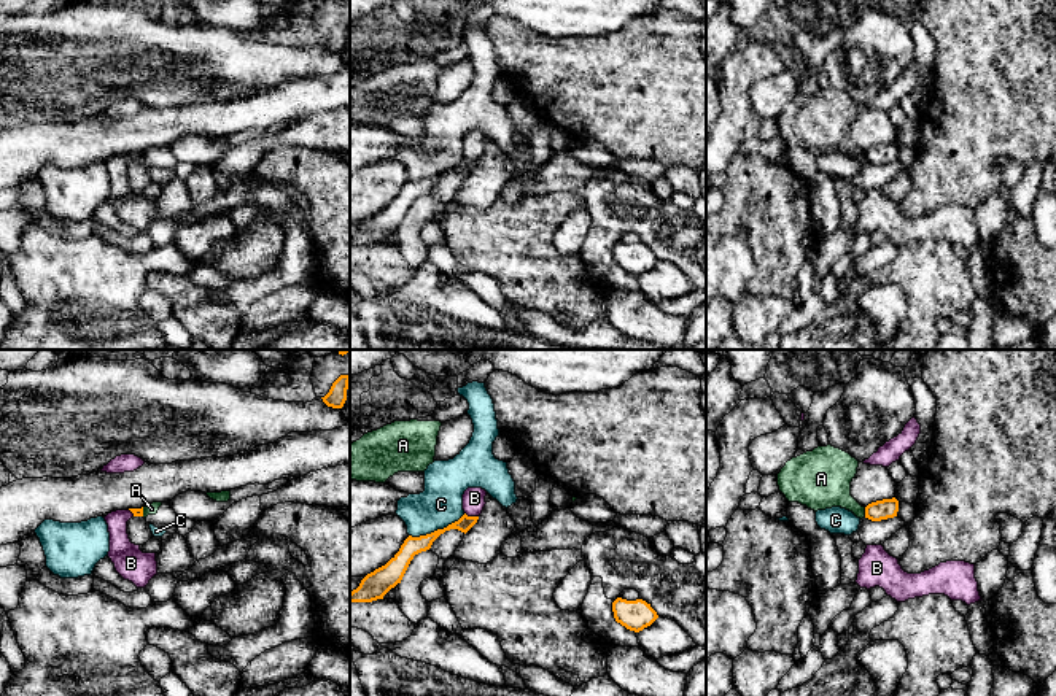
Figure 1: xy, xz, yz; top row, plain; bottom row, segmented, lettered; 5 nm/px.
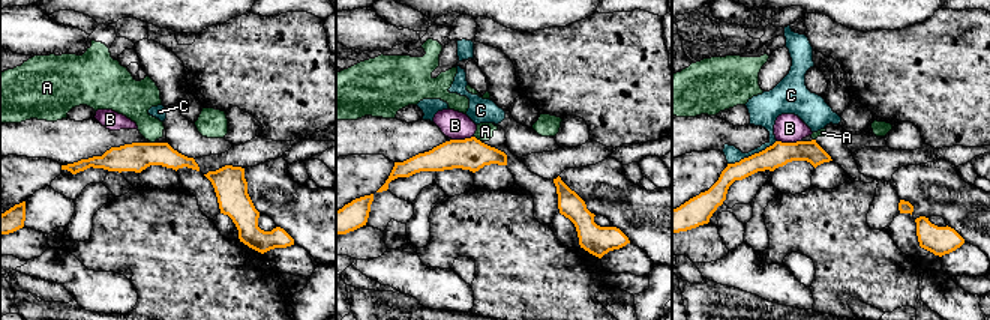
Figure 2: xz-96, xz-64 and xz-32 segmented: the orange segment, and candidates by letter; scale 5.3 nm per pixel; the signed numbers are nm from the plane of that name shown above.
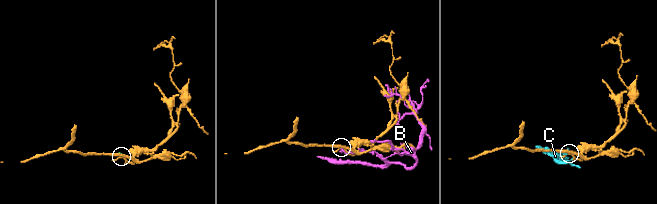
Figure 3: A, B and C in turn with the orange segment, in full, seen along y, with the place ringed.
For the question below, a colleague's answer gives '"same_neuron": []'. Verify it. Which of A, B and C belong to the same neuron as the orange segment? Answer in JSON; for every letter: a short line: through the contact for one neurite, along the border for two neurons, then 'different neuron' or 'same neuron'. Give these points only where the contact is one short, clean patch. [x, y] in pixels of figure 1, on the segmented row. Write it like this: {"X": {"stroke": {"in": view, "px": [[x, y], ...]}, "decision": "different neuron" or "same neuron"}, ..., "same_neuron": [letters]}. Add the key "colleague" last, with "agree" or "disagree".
{"A": {"stroke": {"in": "yz", "px": [[864, 507], [865, 517]]}, "decision": "different neuron"}, "B": {"decision": "different neuron"}, "C": {"stroke": {"in": "xz", "px": [[465, 514], [442, 528], [409, 536]]}, "decision": "different neuron"}, "same_neuron": [], "colleague": "agree"}

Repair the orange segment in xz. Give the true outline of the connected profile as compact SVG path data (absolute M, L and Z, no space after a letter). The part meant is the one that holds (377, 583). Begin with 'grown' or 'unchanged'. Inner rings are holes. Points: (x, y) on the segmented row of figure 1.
unchanged; M464 513L458 521L444 529L437 529L420 537L409 536L401 545L399 551L385 566L367 574L361 580L359 586L350 593L350 604L383 599L391 588L401 583L415 555L429 550L433 542L445 531L458 529L466 534L477 523L477 520L479 516L468 516Z

